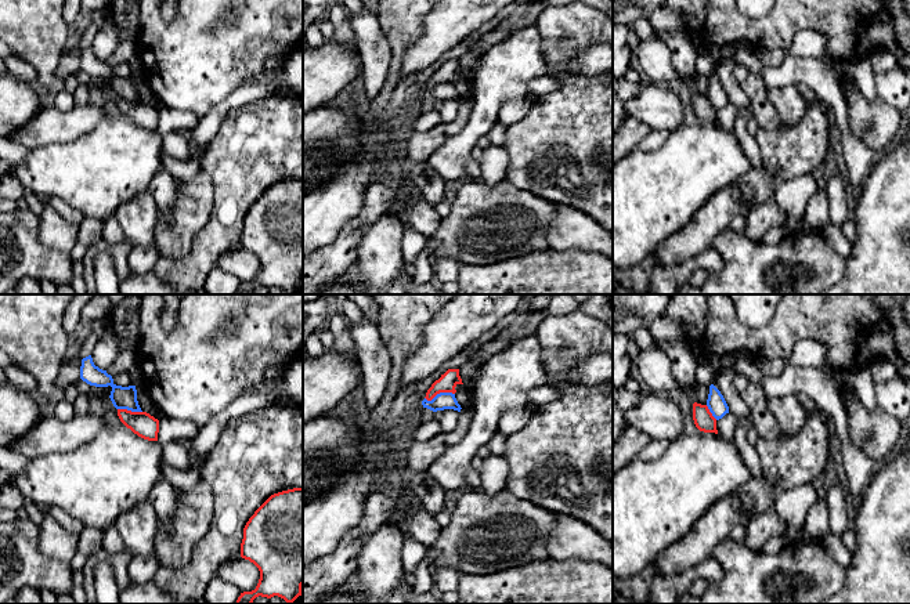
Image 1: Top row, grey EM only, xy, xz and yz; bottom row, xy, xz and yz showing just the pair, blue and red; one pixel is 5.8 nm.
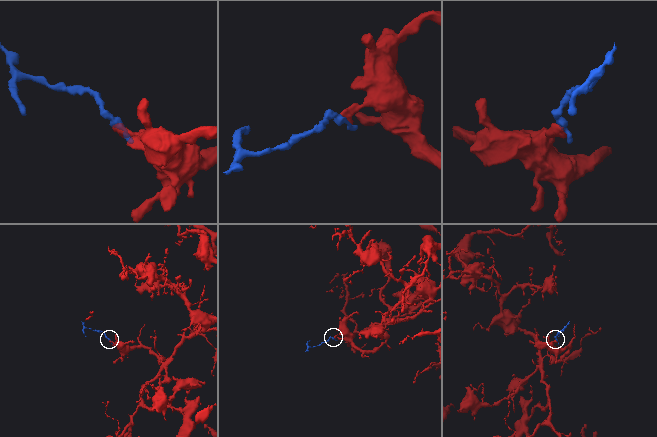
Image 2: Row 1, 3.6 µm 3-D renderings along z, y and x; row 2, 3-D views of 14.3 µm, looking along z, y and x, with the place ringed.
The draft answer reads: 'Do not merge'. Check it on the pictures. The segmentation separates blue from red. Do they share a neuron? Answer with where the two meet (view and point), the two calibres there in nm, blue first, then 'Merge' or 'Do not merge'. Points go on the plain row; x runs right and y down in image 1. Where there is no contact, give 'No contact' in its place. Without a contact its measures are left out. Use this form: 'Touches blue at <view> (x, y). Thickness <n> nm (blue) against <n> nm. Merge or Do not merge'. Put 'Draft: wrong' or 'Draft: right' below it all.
Touches blue at xz (440, 83). Thickness 100 nm (blue) against 110 nm. Do not merge
Draft: right

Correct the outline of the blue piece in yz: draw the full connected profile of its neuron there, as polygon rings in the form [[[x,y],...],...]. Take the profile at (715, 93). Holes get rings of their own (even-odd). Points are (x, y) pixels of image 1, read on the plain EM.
[[[714,75],[709,76],[707,97],[716,111],[722,109],[726,104],[729,104],[729,97],[723,86]]]

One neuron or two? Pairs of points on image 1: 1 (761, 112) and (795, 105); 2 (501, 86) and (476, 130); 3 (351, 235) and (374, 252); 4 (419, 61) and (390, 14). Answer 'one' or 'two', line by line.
1: two
2: one
3: two
4: two

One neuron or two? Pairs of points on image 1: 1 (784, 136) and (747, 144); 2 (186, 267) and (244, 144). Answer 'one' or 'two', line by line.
1: two
2: one

